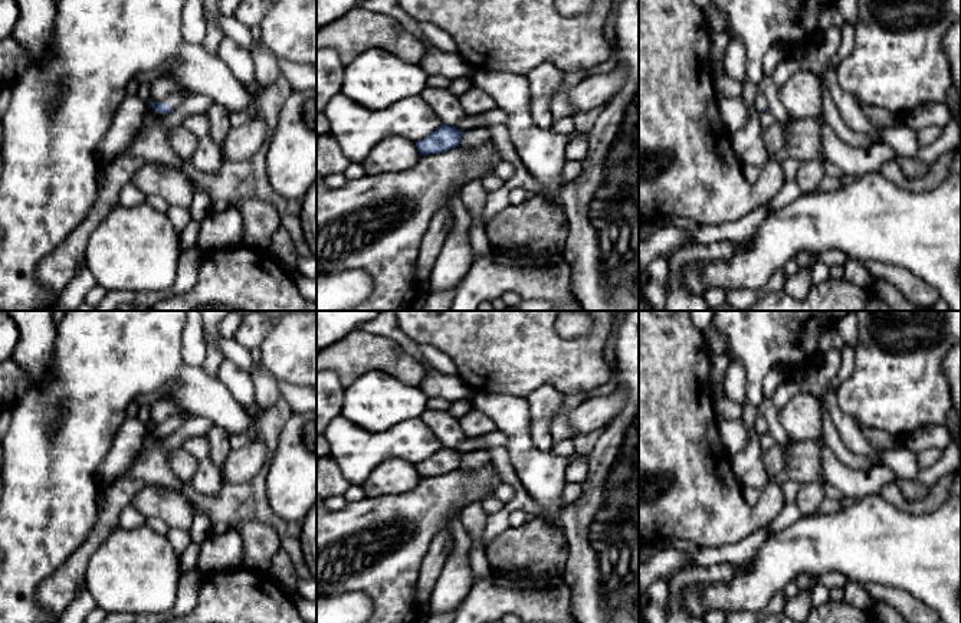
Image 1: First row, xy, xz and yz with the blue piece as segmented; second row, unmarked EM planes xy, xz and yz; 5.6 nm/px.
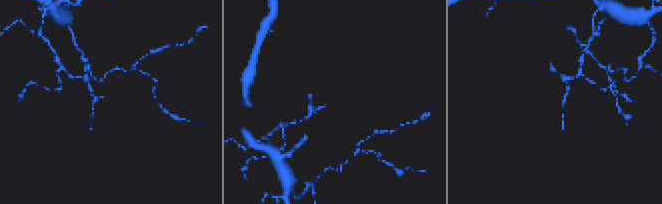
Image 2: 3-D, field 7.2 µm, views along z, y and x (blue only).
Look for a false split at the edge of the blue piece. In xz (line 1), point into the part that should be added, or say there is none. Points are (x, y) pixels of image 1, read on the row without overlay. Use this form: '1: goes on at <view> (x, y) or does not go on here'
1: does not go on here

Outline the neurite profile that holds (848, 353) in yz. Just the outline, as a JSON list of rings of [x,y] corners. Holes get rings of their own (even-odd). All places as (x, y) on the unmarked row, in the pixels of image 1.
[[[843,344],[840,353],[842,353],[842,364],[837,374],[832,380],[833,388],[842,386],[852,376],[855,367],[855,348],[852,348],[847,344]]]

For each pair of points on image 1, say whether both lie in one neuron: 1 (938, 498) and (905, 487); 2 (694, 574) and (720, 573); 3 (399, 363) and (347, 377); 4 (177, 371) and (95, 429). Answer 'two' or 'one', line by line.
1: two
2: one
3: one
4: one

